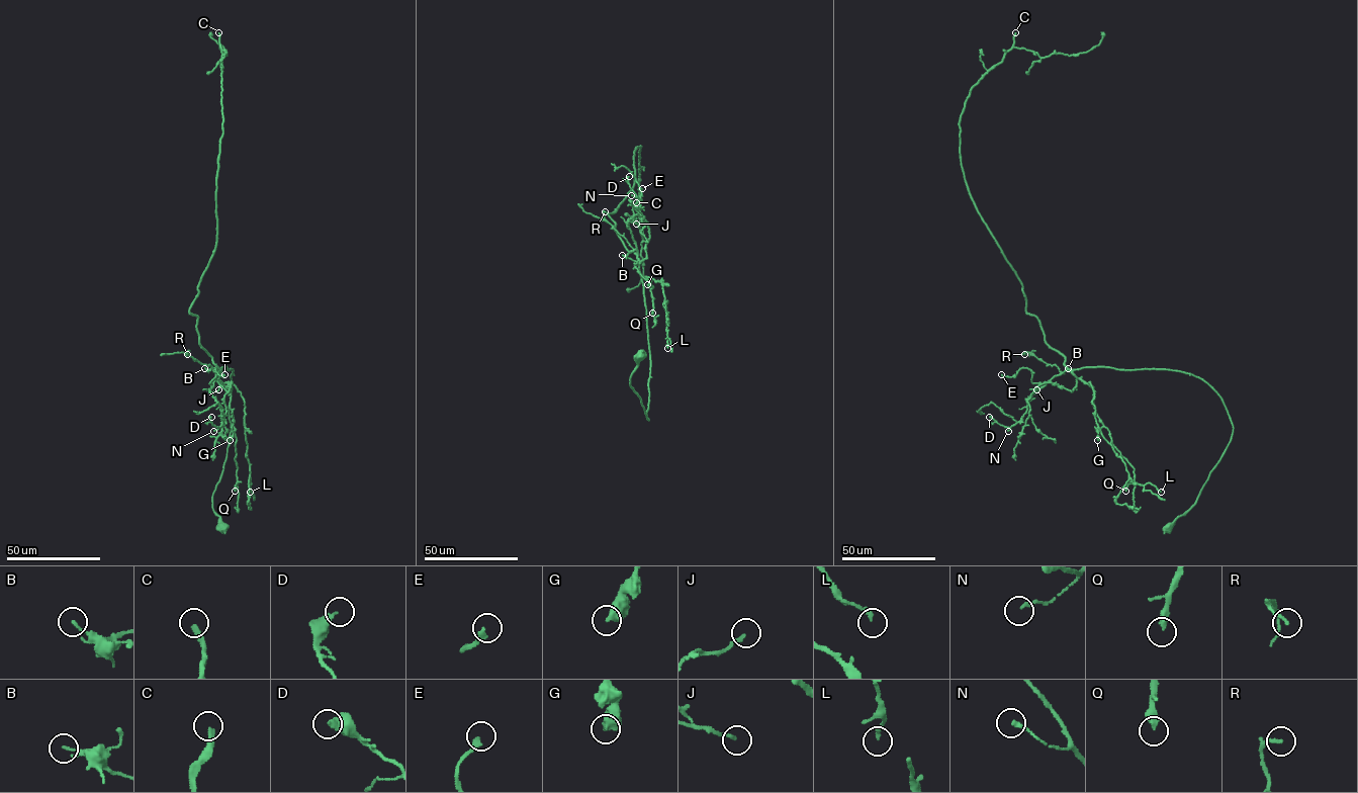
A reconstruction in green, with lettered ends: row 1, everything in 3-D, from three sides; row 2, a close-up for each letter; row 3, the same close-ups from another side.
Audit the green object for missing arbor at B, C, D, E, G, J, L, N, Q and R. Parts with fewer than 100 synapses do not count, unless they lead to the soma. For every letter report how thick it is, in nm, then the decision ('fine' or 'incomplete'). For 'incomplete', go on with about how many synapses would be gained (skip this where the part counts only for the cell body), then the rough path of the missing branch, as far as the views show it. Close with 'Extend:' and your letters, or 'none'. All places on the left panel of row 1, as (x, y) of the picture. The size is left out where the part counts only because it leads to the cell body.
B: 130 nm | fine
C: 280 nm | incomplete | 140 syn | (218, 32), (217, 21), (221, 19), (219, 25), (214, 25), (191, 11), (193, 6)
D: 320 nm | fine
E: 260 nm | fine
G: 480 nm | fine
J: 160 nm | fine
L: 200 nm | fine
N: 180 nm | fine
Q: 360 nm | fine
R: 170 nm | fine
Extend: C

